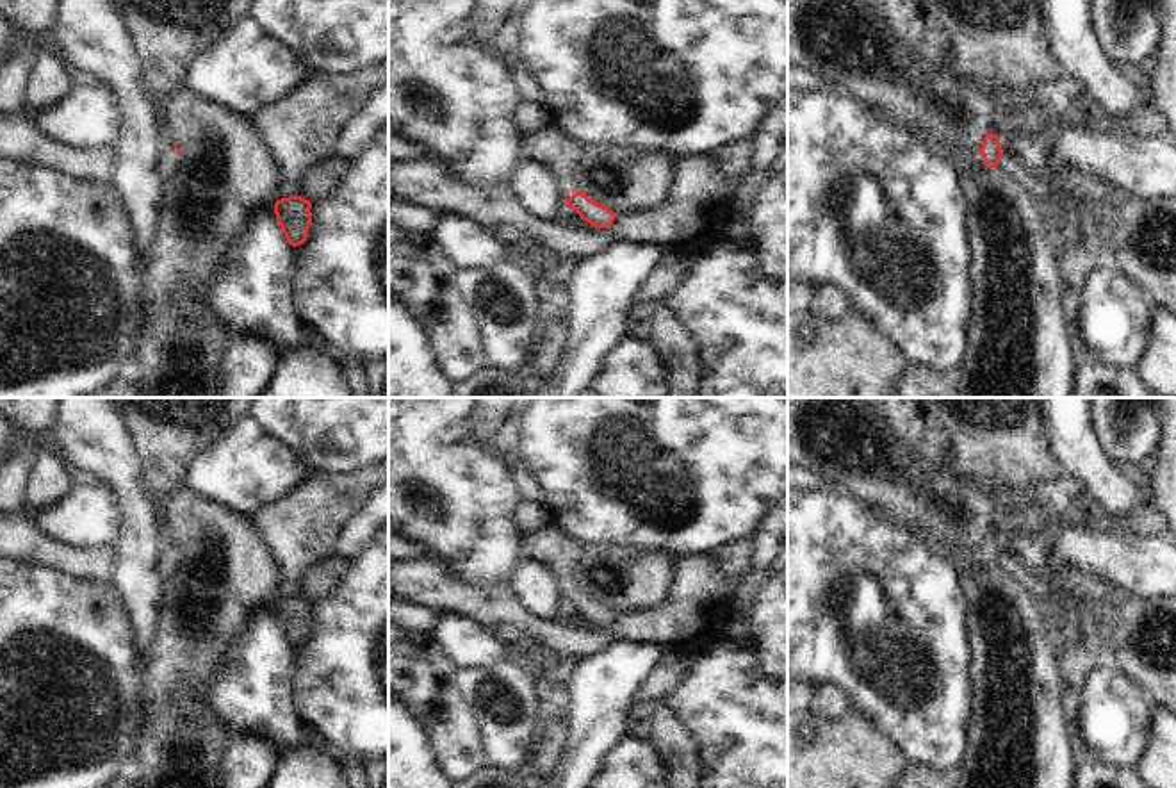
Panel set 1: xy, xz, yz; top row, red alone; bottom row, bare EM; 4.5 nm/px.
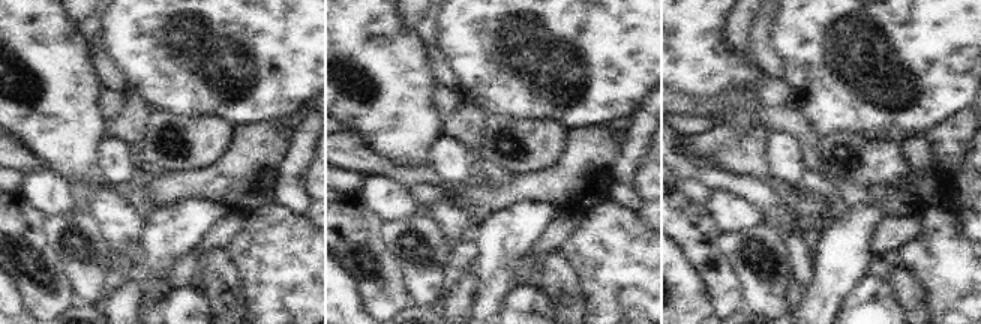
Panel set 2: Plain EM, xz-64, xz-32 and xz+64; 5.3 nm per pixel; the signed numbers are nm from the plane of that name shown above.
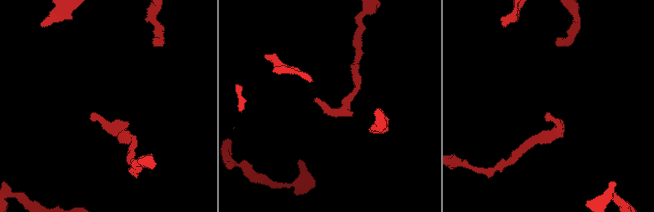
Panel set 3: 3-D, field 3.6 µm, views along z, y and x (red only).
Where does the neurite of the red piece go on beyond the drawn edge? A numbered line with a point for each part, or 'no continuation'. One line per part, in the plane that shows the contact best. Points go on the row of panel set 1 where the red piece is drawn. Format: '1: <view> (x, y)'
1: xz (553, 148)

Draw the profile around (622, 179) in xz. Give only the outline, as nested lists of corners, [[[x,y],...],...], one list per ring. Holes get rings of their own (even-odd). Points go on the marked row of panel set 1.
[[[581,144],[577,187],[615,214],[649,209],[670,198],[675,160],[663,148]]]

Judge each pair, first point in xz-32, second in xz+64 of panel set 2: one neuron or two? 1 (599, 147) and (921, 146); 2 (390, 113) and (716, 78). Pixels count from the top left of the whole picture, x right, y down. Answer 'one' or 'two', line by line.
1: one
2: one

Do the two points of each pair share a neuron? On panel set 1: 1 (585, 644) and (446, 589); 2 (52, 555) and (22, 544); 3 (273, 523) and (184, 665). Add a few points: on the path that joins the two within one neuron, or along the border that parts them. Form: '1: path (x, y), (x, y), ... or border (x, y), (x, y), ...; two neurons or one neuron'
1: path (551, 635), (537, 633), (499, 607), (480, 605); one neuron
2: path (45, 551), (29, 544); one neuron
3: border (250, 517), (282, 576); two neurons

